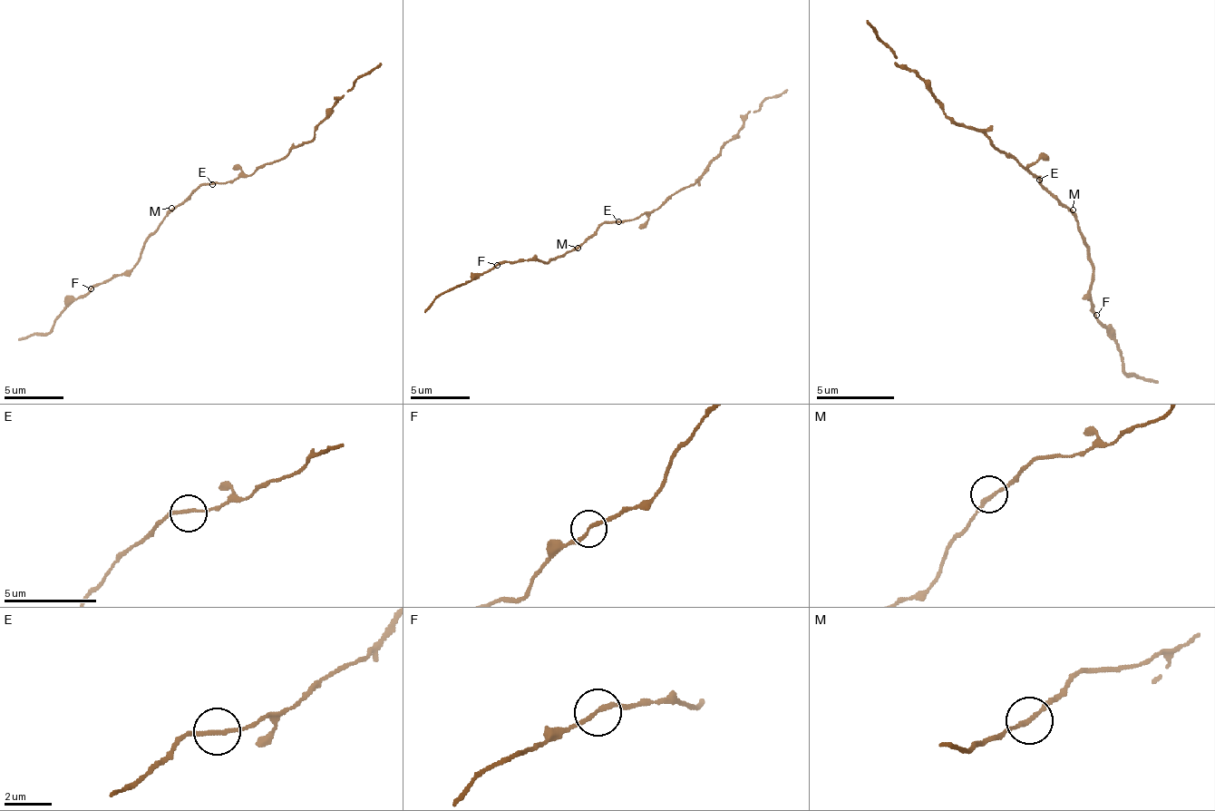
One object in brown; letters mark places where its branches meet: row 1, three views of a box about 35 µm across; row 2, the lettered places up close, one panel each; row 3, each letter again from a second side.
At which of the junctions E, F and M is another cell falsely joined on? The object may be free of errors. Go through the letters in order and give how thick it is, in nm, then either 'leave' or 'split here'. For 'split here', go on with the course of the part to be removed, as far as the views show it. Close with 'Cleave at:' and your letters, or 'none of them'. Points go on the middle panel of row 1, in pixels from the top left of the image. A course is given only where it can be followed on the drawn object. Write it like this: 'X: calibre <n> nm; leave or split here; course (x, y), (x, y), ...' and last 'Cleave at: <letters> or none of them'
E: calibre 170 nm; leave
F: calibre 170 nm; leave
M: calibre 170 nm; leave
Cleave at: none of them

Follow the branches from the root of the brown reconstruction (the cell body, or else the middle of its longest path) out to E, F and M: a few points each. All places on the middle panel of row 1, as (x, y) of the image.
E: (605, 220), (619, 220)
F: (605, 220), (575, 250), (568, 250), (557, 259), (548, 262), (518, 259), (497, 265)
M: (605, 220), (578, 248)

